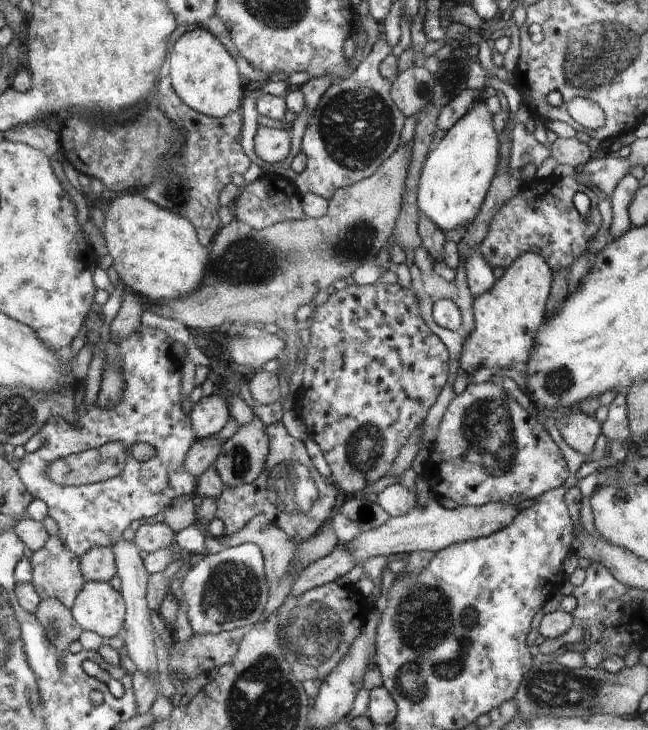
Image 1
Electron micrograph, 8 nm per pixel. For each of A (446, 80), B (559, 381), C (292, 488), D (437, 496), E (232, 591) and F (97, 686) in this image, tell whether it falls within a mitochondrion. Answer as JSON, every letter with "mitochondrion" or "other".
{"A":"mitochondrion","B":"mitochondrion","C":"mitochondrion","D":"other","E":"mitochondrion","F":"other"}

